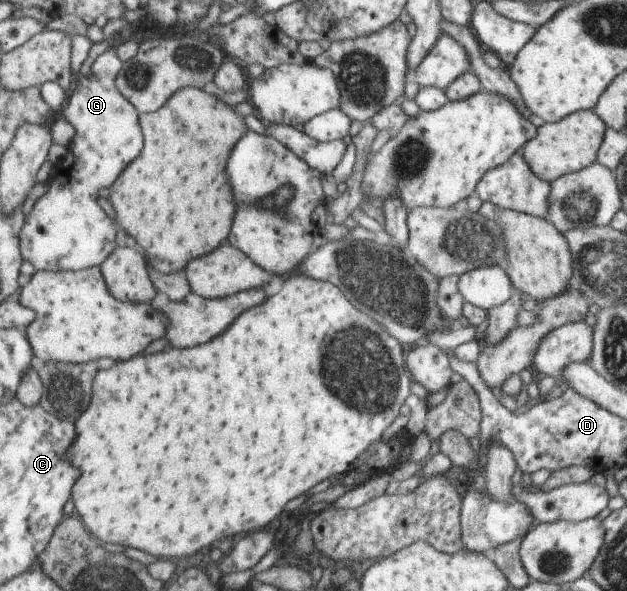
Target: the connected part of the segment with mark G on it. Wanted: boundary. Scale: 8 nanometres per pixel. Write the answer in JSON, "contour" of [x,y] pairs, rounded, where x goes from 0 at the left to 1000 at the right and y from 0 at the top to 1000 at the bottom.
{"contour":[[[188,76],[179,85],[159,93],[147,112],[147,125],[129,129],[124,149],[112,162],[104,181],[104,198],[118,210],[124,227],[107,272],[88,281],[81,296],[78,323],[65,332],[54,347],[45,367],[40,387],[35,391],[35,426],[59,459],[129,459],[161,452],[188,423],[188,401],[193,393],[187,372],[169,362],[159,349],[159,321],[177,320],[182,308],[191,305],[195,293],[217,271],[230,254],[233,230],[223,195],[211,173],[188,149],[188,132],[195,125],[198,103],[190,96]]]}

